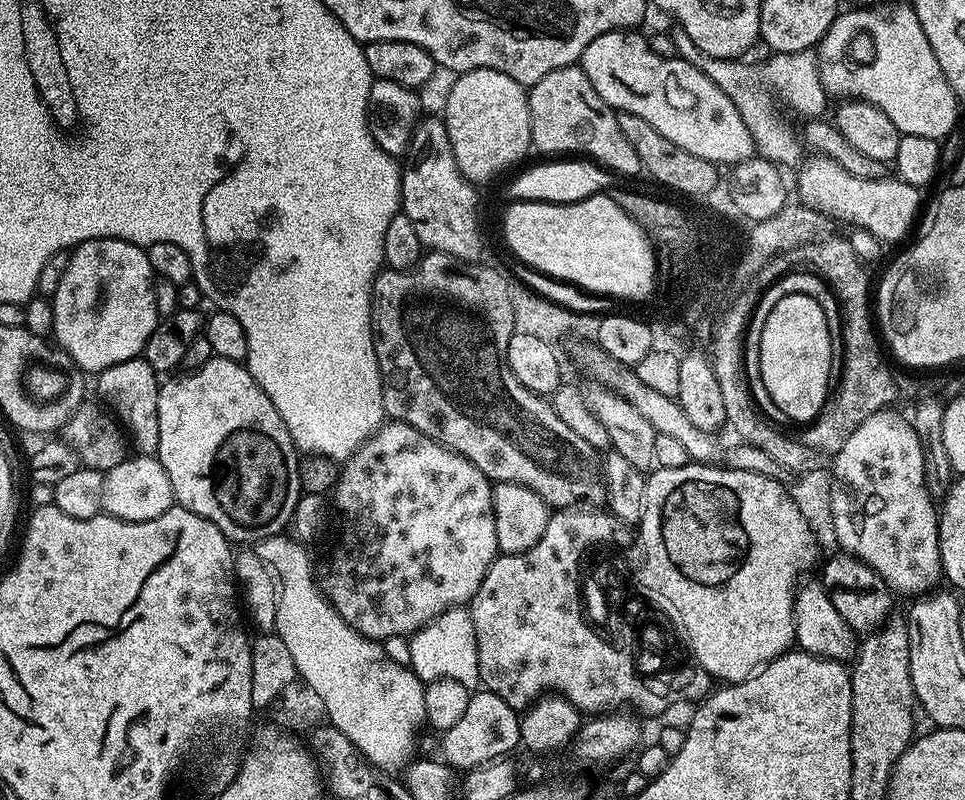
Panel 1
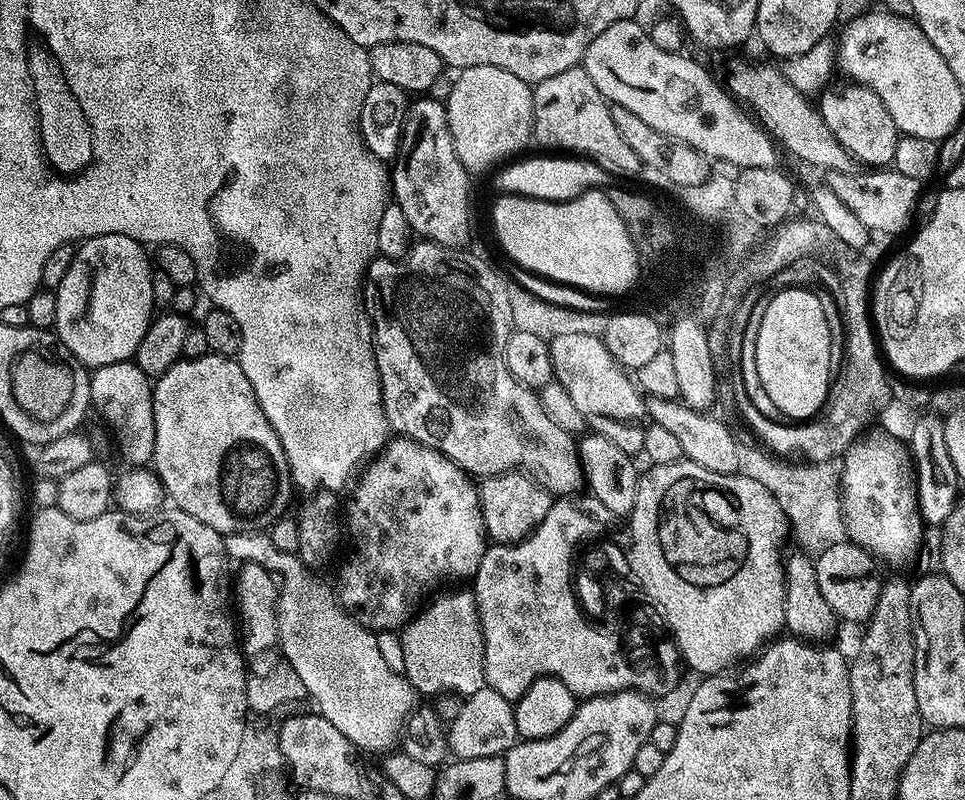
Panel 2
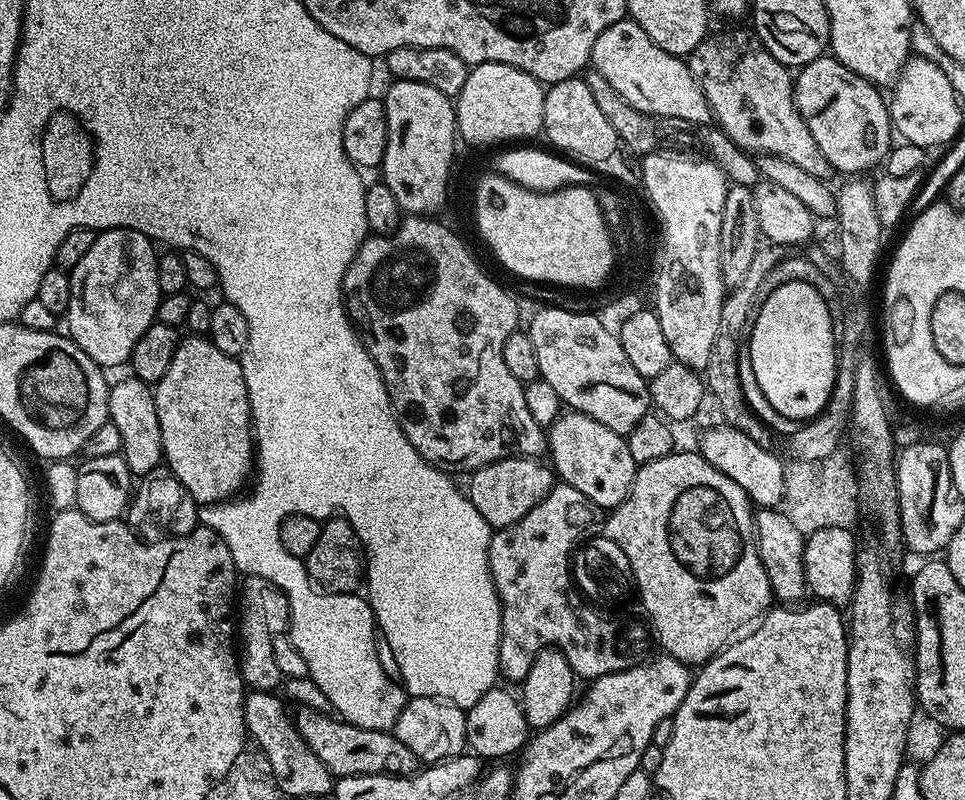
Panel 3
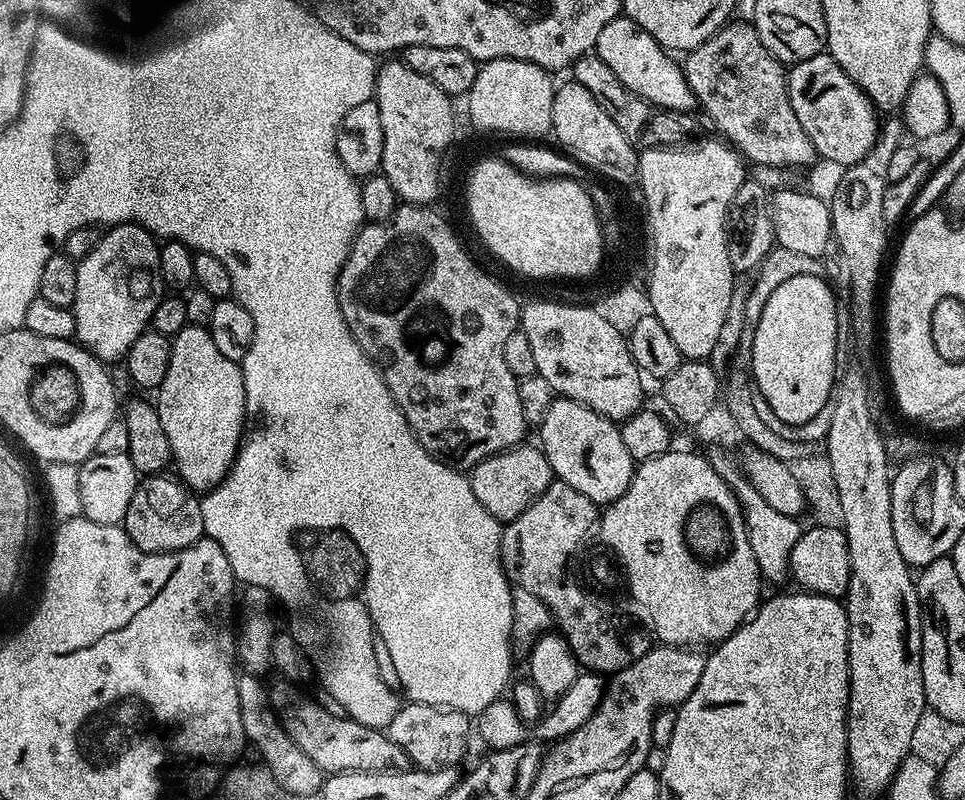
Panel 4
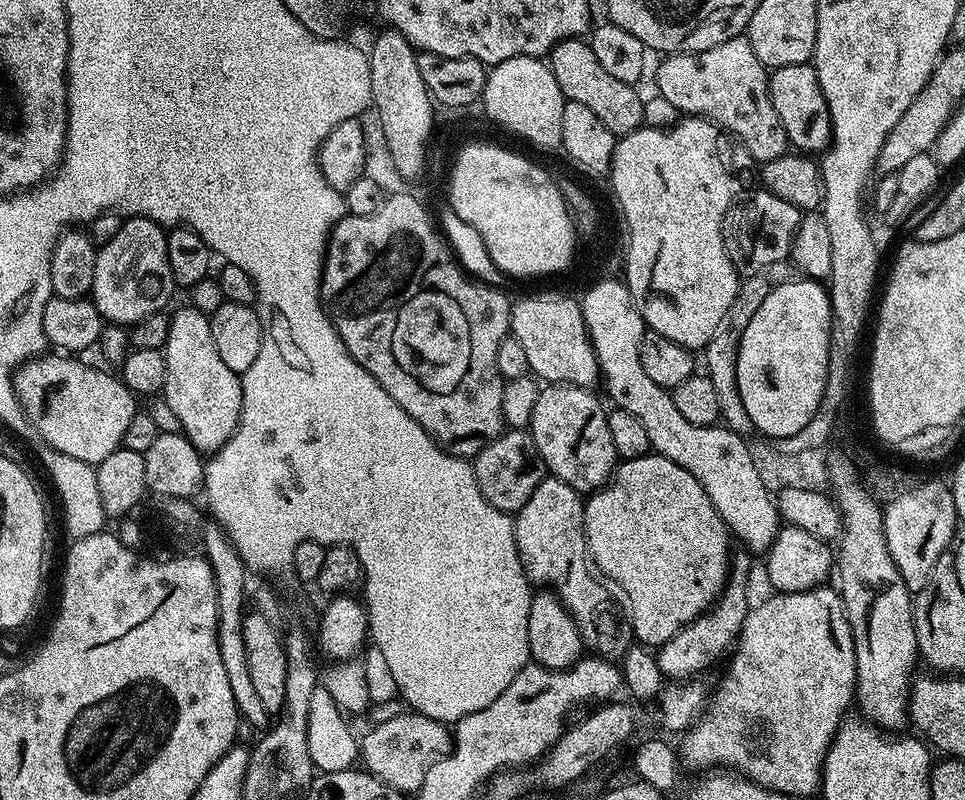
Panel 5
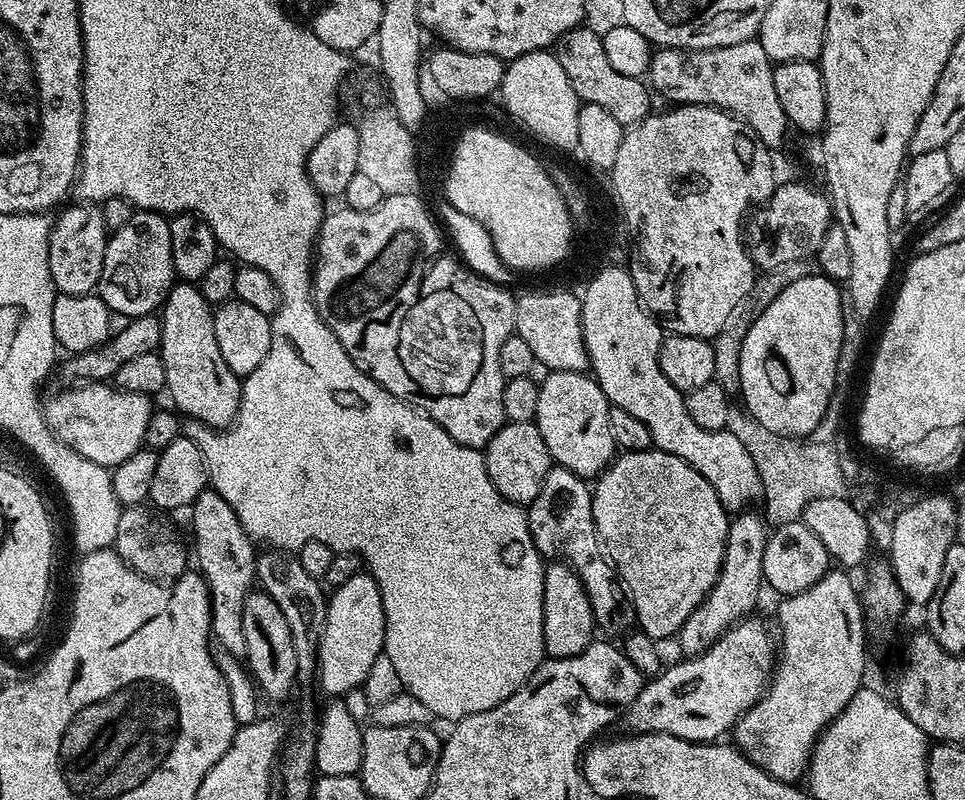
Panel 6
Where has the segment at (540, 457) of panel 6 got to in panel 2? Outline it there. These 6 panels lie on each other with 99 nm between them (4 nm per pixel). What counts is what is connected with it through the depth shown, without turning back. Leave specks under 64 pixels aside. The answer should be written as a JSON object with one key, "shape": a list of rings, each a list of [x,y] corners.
{"shape":[[[503,472],[479,481],[480,509],[484,530],[492,544],[519,544],[546,518],[554,499],[551,492],[526,472]]]}

